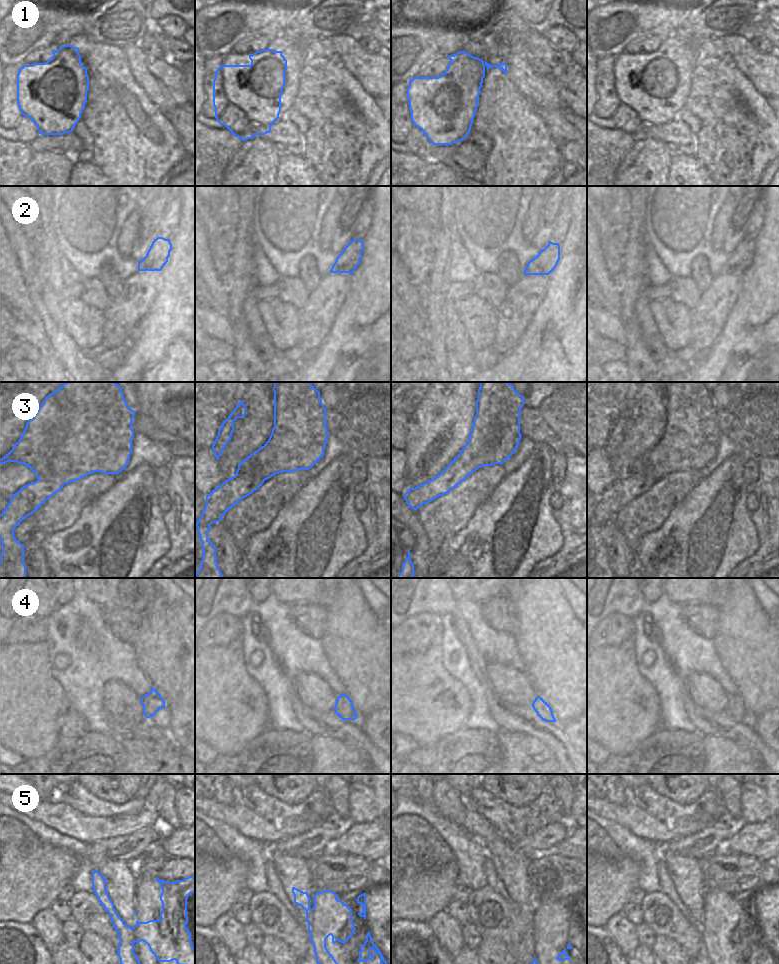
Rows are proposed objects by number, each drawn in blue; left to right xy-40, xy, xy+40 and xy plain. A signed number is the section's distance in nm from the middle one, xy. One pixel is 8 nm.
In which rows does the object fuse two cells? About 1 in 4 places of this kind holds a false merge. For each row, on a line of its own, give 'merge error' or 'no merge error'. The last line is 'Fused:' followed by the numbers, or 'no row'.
1: no merge error
2: no merge error
3: merge error
4: no merge error
5: no merge error
Fused: 3

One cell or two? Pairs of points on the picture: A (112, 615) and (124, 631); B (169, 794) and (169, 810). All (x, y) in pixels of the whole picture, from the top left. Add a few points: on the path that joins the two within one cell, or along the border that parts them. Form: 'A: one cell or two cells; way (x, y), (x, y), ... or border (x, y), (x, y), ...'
A: one cell; way (116, 619), (124, 627)
B: one cell; way (169, 798), (169, 806)

